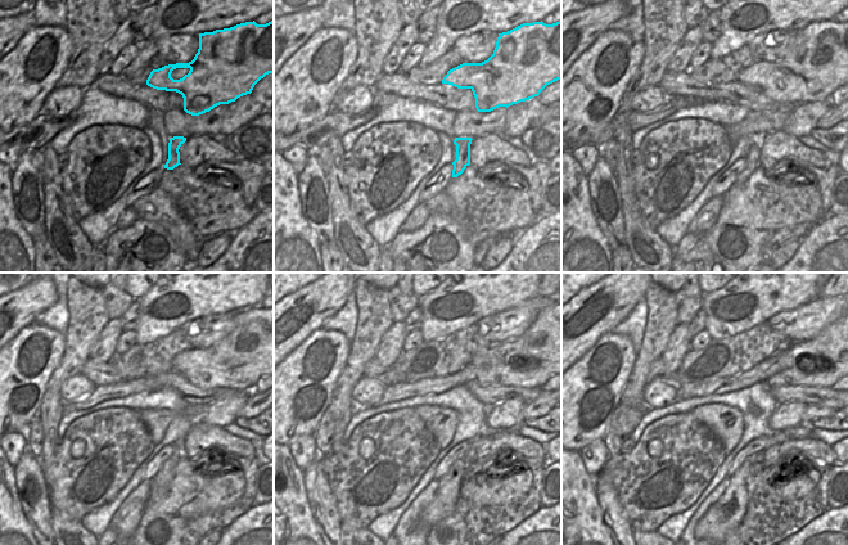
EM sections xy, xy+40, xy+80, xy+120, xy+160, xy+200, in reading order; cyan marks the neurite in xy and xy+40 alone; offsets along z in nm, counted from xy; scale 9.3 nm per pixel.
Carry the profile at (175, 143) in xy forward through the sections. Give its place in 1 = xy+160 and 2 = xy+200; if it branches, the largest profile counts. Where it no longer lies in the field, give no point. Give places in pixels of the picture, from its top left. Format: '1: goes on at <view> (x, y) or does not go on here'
1: goes on at xy+160 (443, 504)
2: goes on at xy+200 (726, 514)

